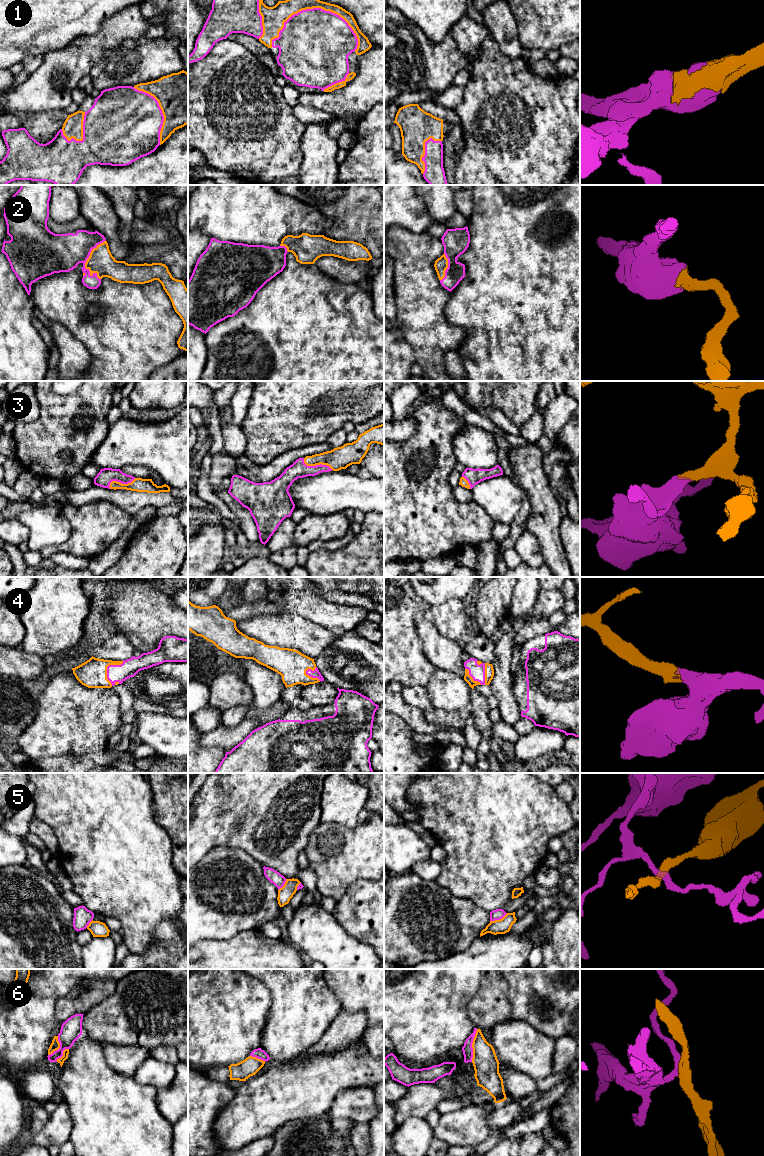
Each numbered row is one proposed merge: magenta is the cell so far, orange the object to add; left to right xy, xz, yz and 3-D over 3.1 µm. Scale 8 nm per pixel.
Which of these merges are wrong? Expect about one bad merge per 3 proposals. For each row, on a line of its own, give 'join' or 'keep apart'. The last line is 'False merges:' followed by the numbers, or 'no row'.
1: join
2: join
3: join
4: join
5: keep apart
6: keep apart
False merges: 5, 6

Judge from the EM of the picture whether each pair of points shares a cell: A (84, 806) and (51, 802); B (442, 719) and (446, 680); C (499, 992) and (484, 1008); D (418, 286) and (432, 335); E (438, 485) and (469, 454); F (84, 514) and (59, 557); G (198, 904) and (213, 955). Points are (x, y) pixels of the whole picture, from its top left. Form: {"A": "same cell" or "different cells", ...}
{"A": "same cell", "B": "different cells", "C": "same cell", "D": "same cell", "E": "different cells", "F": "different cells", "G": "different cells"}

